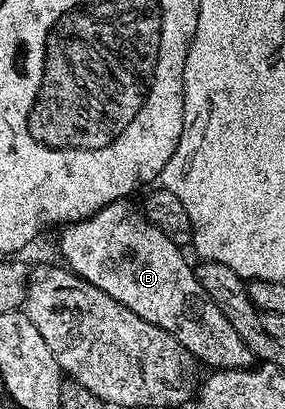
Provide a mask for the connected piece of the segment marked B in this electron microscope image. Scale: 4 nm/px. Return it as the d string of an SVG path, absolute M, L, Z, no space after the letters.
M114 200L89 218L66 225L60 232L63 233L59 236L59 252L70 271L121 302L121 306L129 306L137 318L169 330L200 365L208 364L208 369L218 370L250 368L256 363L229 318L201 290L192 261L183 257L184 249L161 234L136 205L134 208L127 200Z

